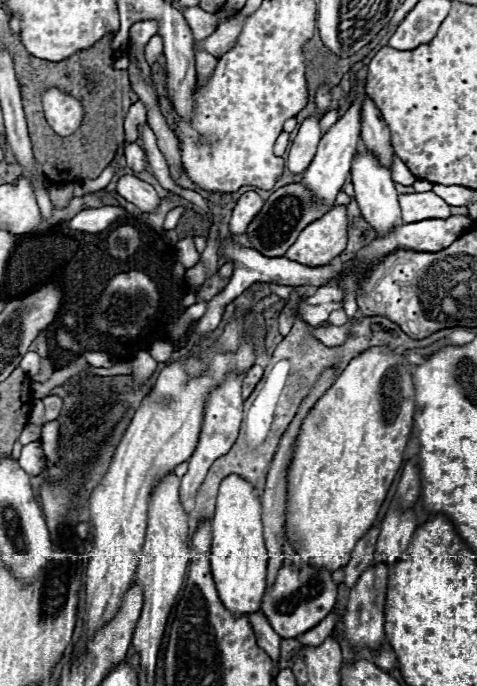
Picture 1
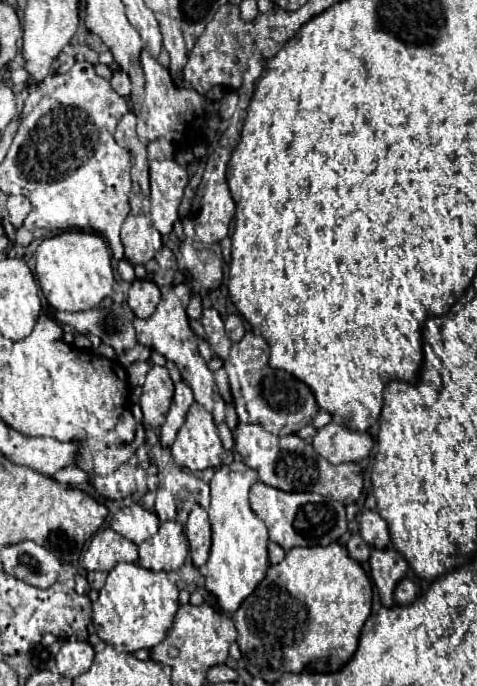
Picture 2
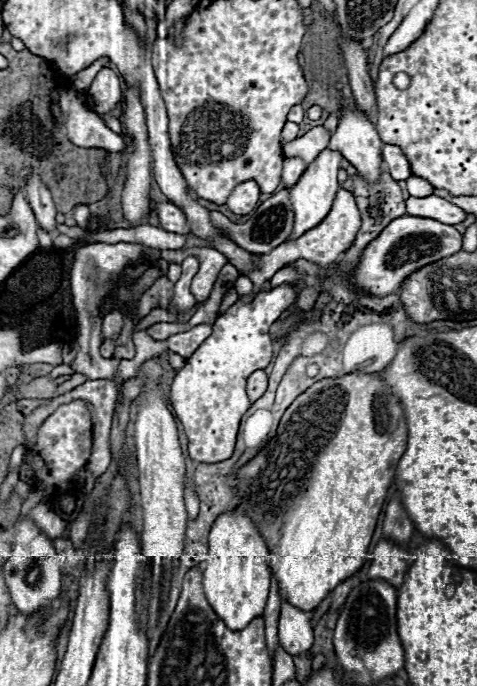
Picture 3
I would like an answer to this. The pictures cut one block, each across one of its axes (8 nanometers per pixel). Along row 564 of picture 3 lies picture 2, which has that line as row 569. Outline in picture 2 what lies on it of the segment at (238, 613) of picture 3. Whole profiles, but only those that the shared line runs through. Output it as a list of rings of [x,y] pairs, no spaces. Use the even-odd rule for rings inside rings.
[[[242,462],[218,468],[214,478],[210,480],[212,504],[208,508],[208,516],[212,524],[212,550],[204,566],[204,586],[212,596],[216,596],[222,612],[236,612],[242,600],[254,592],[254,588],[262,582],[270,568],[266,552],[268,528],[250,510],[248,504],[248,492],[256,480],[258,476],[254,474],[254,470],[250,470]]]

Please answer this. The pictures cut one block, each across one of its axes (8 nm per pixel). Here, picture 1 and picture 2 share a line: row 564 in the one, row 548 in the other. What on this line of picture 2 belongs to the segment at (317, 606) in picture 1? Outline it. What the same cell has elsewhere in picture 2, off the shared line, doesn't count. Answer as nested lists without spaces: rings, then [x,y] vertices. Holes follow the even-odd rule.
[[[256,482],[250,488],[250,508],[266,524],[270,540],[276,542],[282,550],[296,546],[328,546],[336,542],[346,532],[346,512],[340,502],[332,498],[322,498],[320,494],[286,494],[274,490],[262,482]]]

